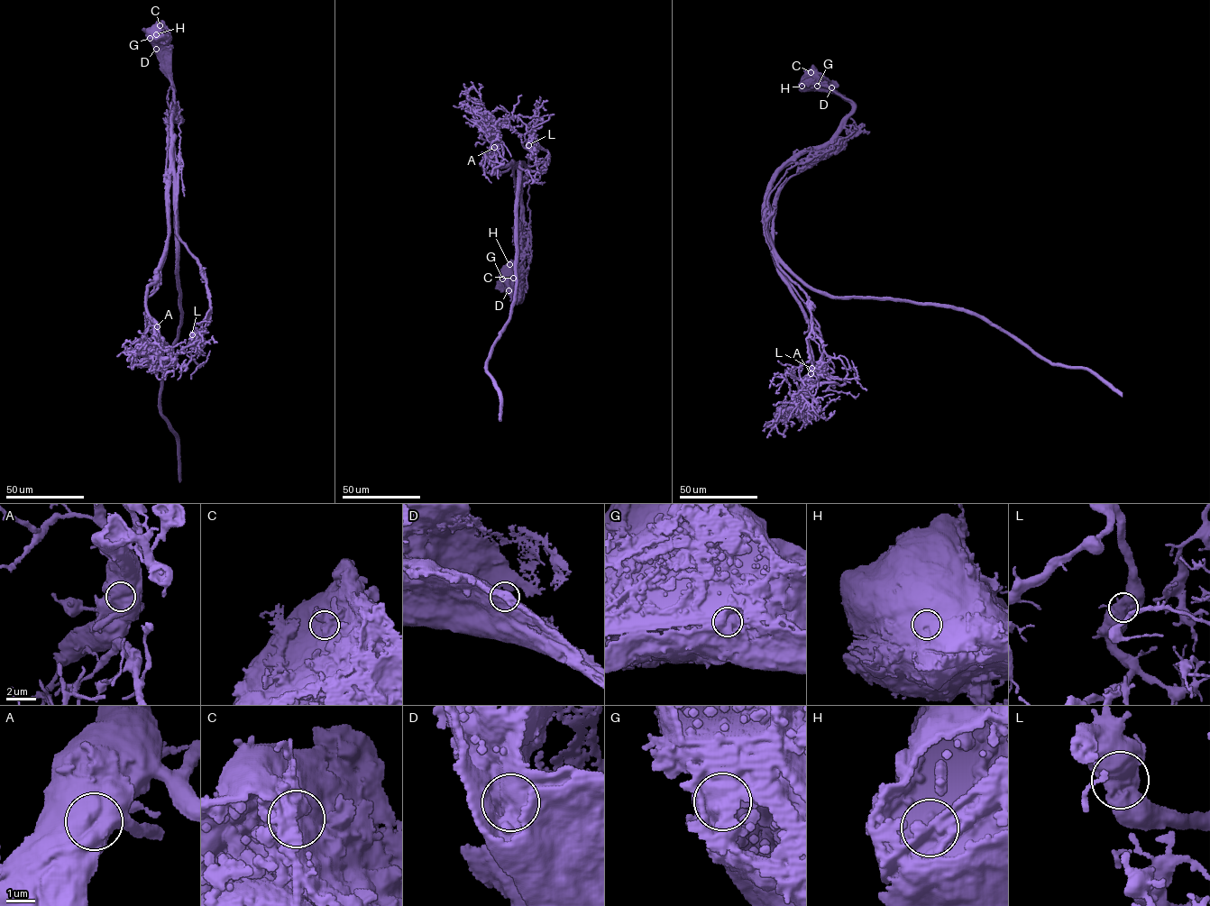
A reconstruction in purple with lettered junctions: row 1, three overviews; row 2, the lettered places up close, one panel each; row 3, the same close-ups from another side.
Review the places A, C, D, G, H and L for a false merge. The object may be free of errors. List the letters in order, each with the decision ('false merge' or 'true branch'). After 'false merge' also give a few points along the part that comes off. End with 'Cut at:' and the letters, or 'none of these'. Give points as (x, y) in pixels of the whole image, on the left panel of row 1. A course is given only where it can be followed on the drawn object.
A: false merge; foreign part runs (157, 326), (167, 347), (158, 350), (144, 300), (160, 283), (168, 242), (170, 86)
C: true branch
D: true branch
G: true branch
H: true branch
L: true branch
Cut at: A

